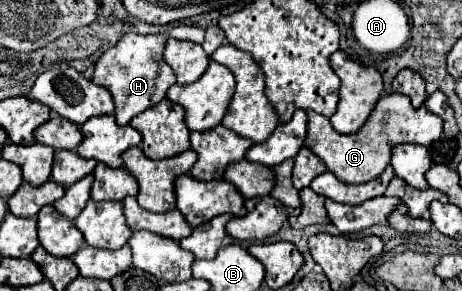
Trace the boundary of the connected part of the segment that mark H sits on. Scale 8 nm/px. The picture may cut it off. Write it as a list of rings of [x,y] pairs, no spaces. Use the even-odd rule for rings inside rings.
[[[175,26],[165,34],[125,34],[113,48],[105,50],[103,56],[95,64],[95,74],[93,82],[97,86],[105,86],[115,102],[115,118],[119,126],[127,126],[131,118],[137,114],[145,112],[147,108],[159,104],[165,98],[165,92],[169,86],[175,84],[175,74],[171,66],[163,60],[163,48],[169,38],[179,38],[179,40],[191,40],[195,44],[203,44],[203,28],[199,26]]]

